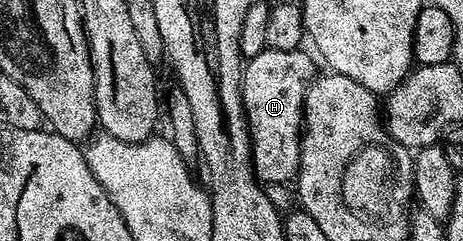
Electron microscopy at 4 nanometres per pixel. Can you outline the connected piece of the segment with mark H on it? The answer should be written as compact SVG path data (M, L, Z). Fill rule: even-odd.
M264 49L248 59L241 71L241 103L249 122L253 145L253 170L262 183L292 183L301 167L301 132L305 120L305 97L318 73L308 49Z

